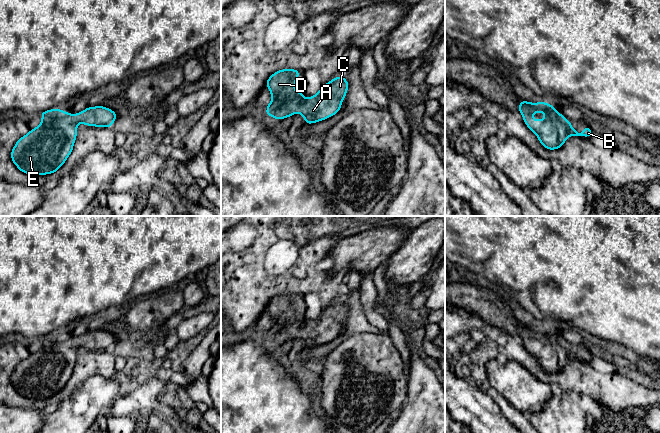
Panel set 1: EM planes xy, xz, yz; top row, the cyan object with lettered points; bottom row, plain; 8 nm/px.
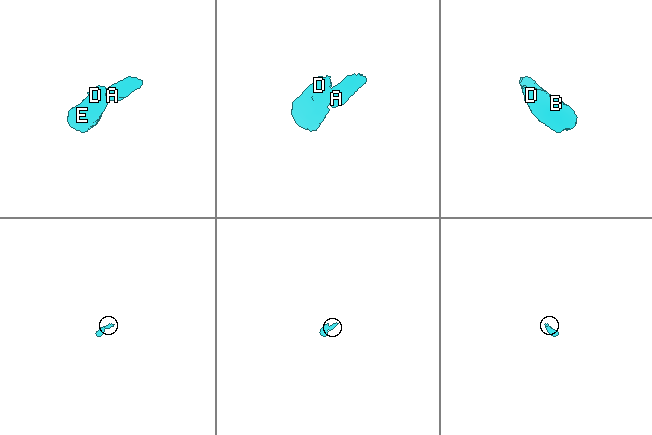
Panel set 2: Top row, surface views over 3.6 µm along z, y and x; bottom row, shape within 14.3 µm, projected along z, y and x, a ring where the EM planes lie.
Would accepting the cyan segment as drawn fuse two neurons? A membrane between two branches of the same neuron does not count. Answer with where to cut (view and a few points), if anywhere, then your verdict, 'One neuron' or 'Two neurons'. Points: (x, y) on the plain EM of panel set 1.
No split. One neuron

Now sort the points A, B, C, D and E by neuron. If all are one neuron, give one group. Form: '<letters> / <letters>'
A B C D E

